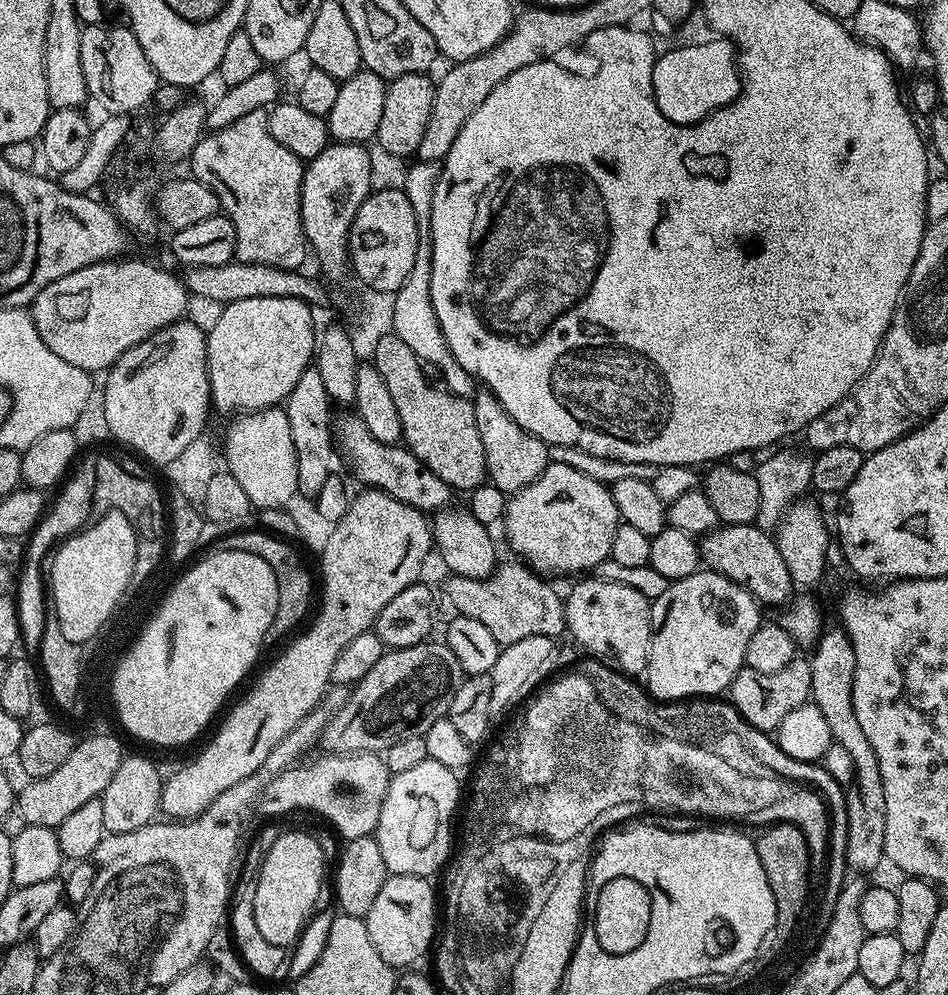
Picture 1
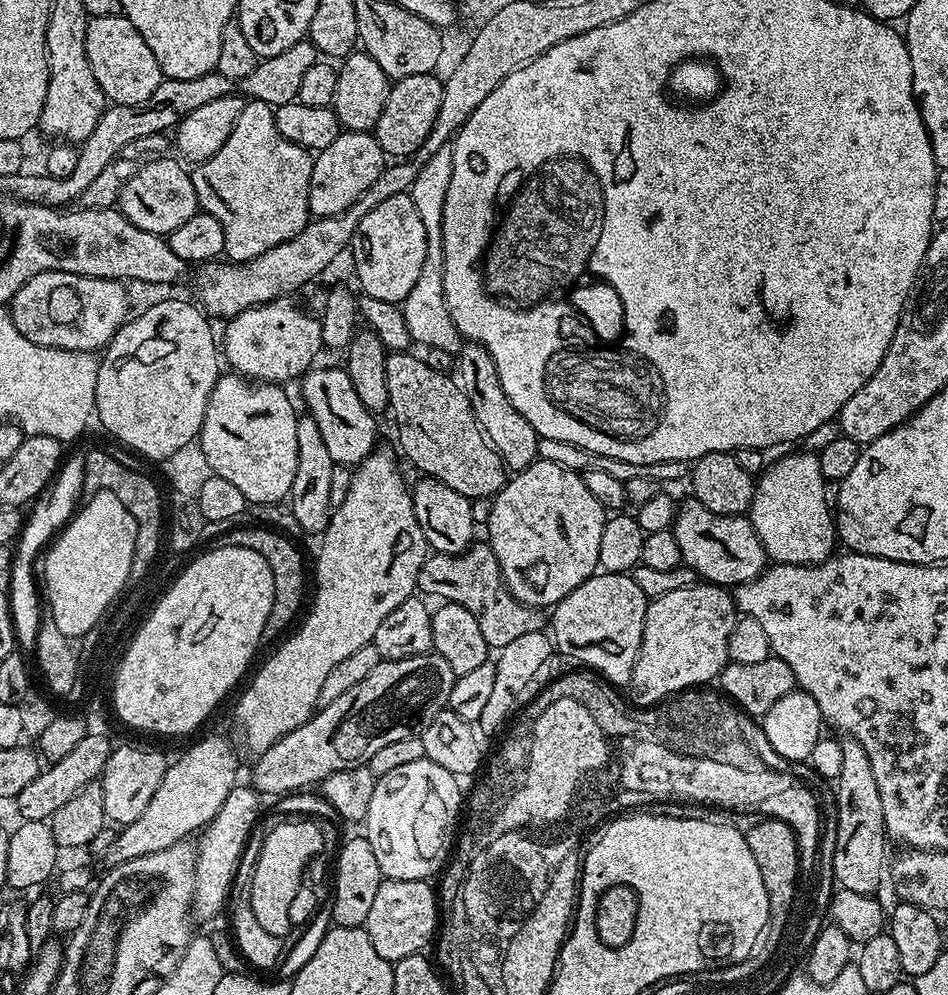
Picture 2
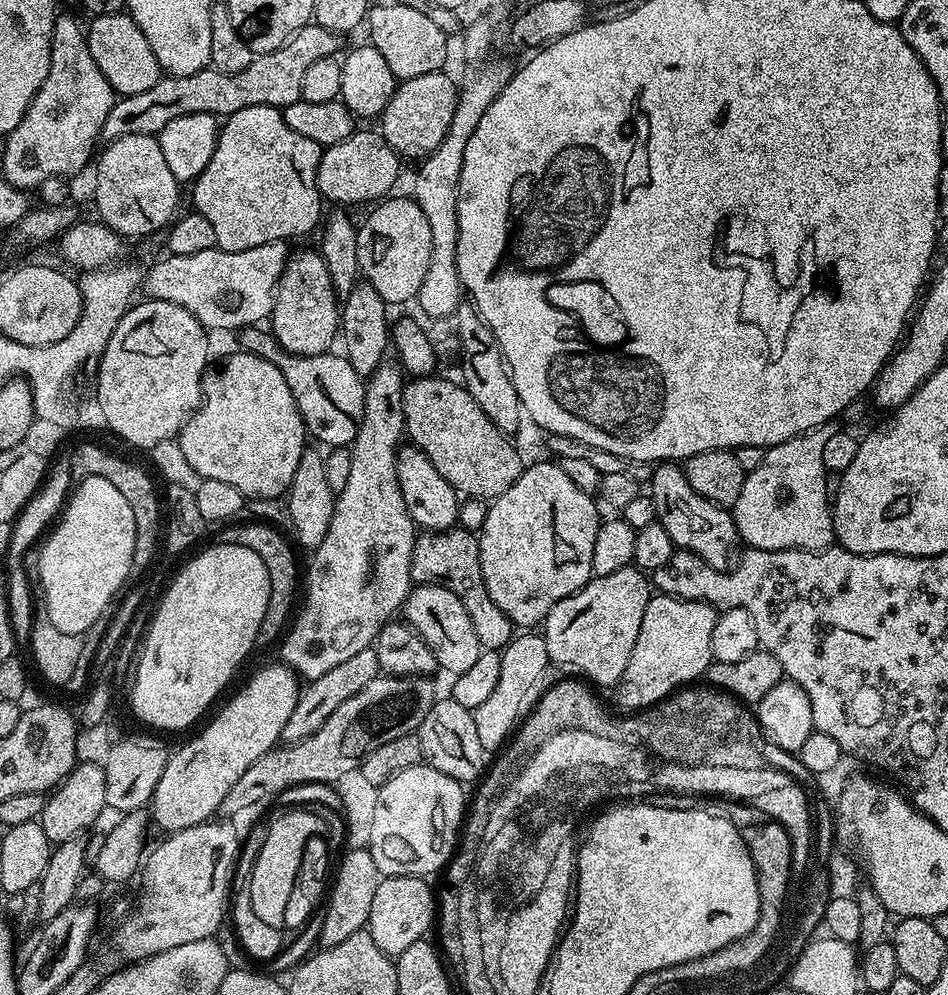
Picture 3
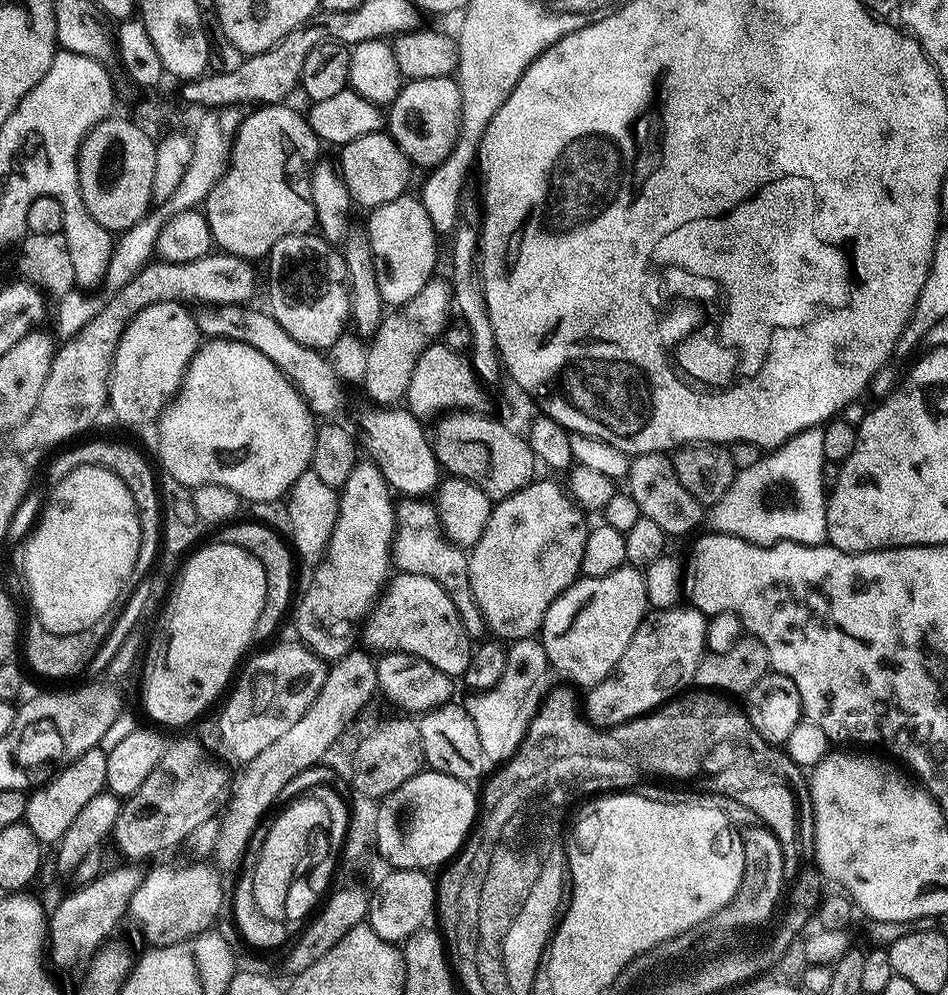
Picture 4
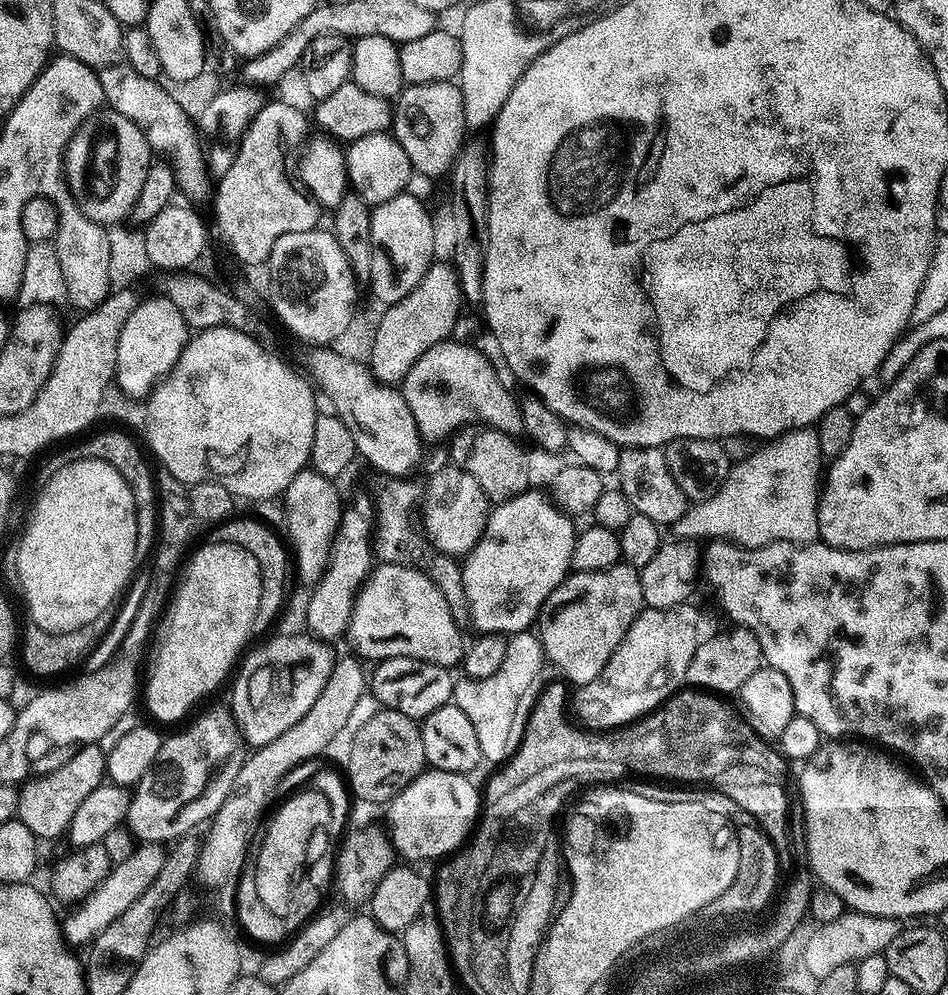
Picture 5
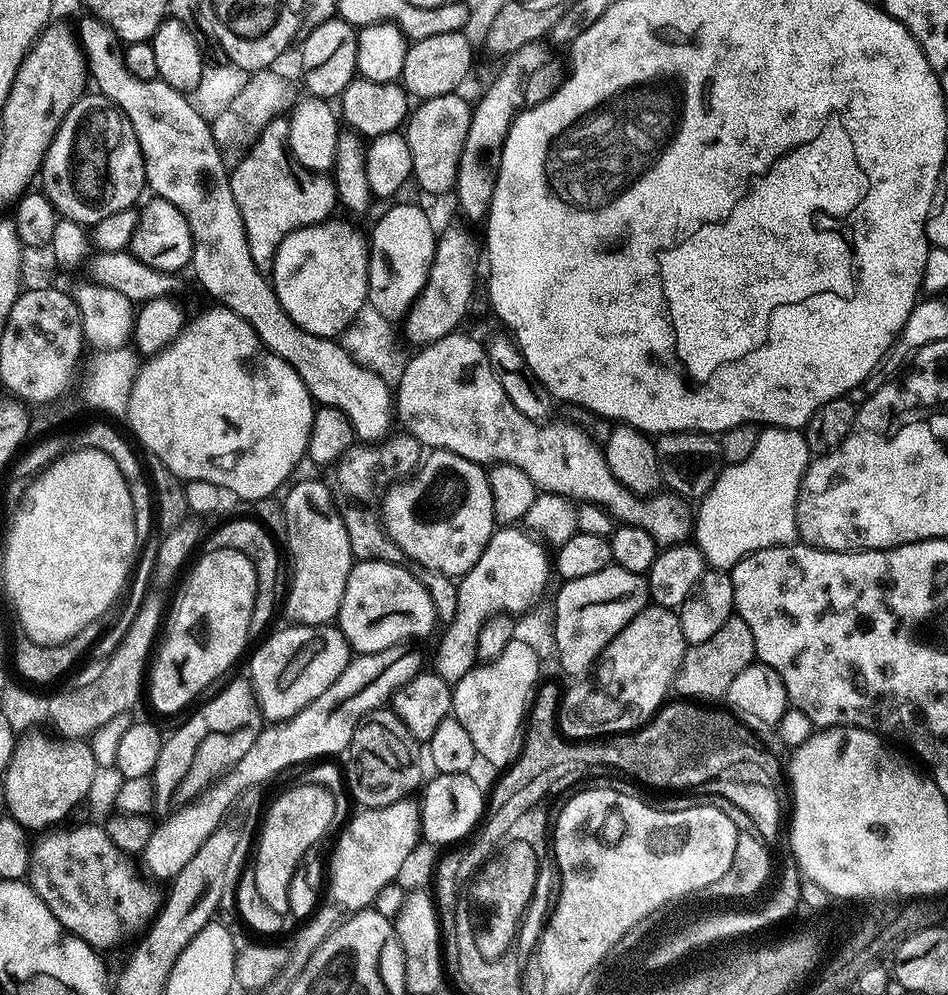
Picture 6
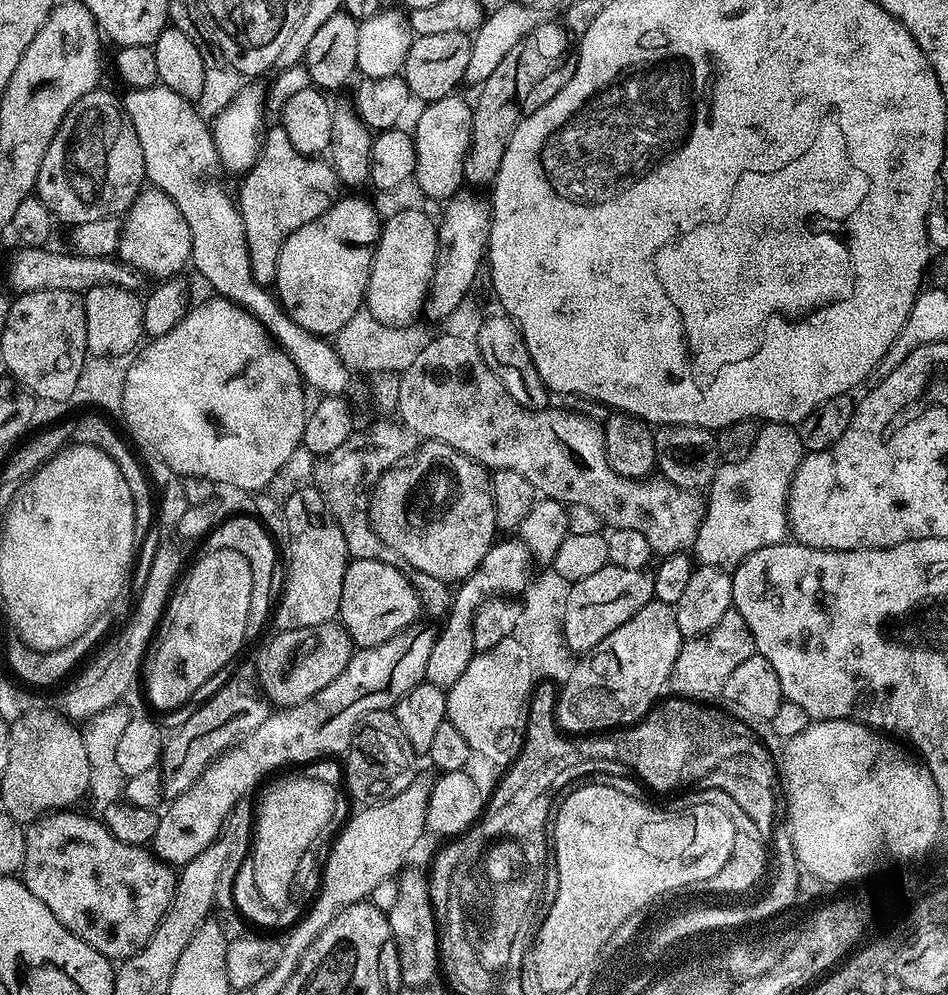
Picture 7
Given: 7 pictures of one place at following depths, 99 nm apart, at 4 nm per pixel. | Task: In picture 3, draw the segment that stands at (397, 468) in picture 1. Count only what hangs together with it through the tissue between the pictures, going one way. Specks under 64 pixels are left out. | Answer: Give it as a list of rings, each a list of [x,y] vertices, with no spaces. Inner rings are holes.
[[[253,326],[243,329],[239,333],[241,349],[253,352],[256,356],[263,356],[271,364],[277,364],[286,378],[286,386],[290,386],[290,394],[294,394],[294,402],[304,419],[304,426],[309,437],[312,436],[322,443],[328,444],[329,449],[343,448],[351,445],[358,434],[360,421],[364,419],[364,389],[365,377],[350,366],[350,362],[343,354],[329,350],[319,352],[313,356],[293,356],[284,351],[276,342],[271,331],[263,327]]]

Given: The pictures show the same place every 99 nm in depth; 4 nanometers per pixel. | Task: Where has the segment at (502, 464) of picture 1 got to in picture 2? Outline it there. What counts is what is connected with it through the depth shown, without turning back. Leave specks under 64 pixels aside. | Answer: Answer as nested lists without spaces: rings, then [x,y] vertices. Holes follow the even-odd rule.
[[[464,342],[460,345],[456,360],[456,372],[460,389],[466,394],[470,406],[474,410],[474,418],[484,431],[484,437],[494,446],[494,450],[502,458],[505,469],[515,474],[523,468],[530,467],[538,459],[542,448],[541,437],[537,436],[534,426],[514,410],[514,402],[506,398],[506,390],[502,390],[502,382],[498,378],[498,366],[494,358],[483,344]]]

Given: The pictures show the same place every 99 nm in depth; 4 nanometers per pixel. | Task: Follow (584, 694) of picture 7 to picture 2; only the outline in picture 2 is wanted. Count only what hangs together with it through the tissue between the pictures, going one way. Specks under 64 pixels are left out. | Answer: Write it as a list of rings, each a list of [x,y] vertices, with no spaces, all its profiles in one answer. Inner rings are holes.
[[[697,582],[689,588],[670,590],[670,594],[651,601],[627,699],[631,703],[633,700],[637,709],[650,708],[678,692],[704,686],[707,680],[715,681],[729,663],[727,643],[737,619],[735,595],[718,584]]]

